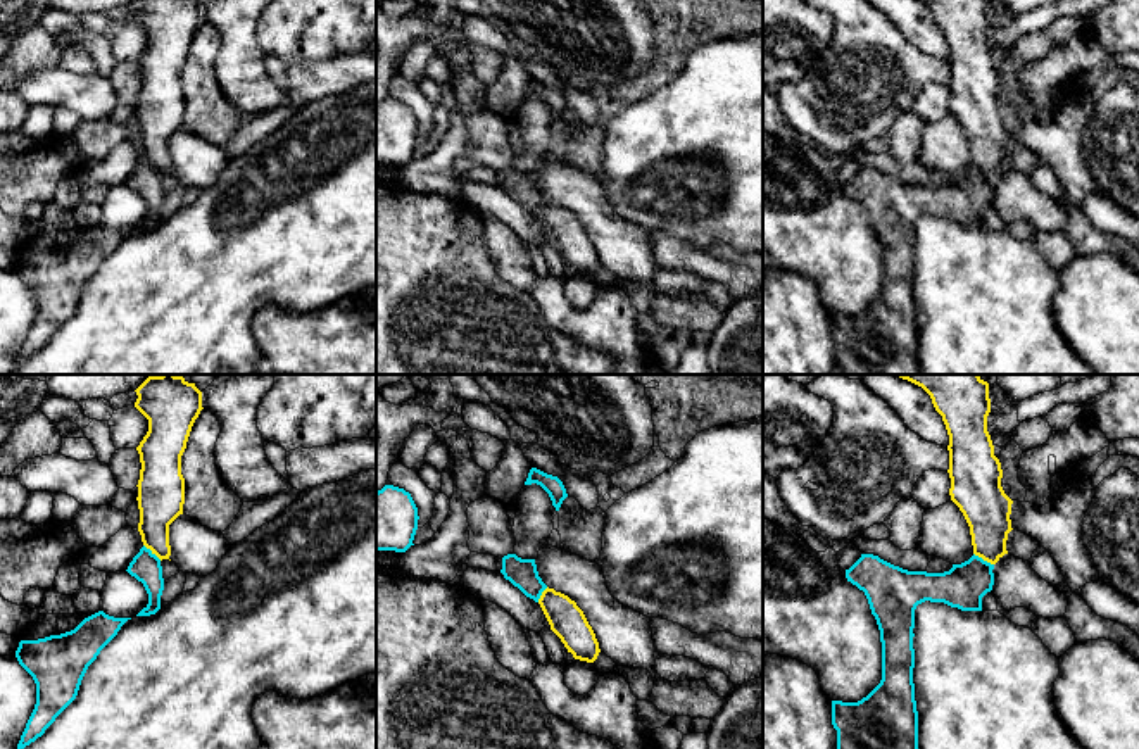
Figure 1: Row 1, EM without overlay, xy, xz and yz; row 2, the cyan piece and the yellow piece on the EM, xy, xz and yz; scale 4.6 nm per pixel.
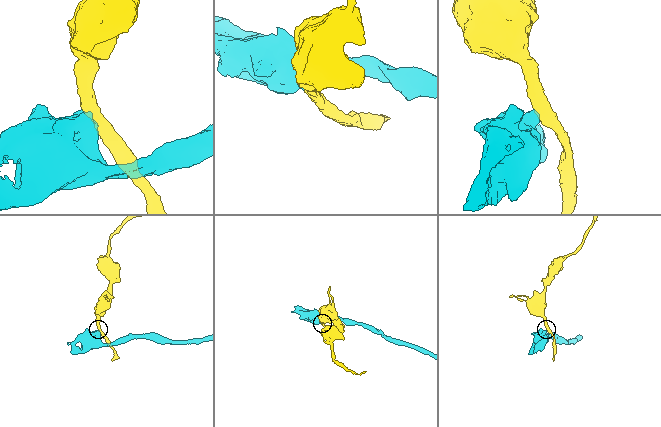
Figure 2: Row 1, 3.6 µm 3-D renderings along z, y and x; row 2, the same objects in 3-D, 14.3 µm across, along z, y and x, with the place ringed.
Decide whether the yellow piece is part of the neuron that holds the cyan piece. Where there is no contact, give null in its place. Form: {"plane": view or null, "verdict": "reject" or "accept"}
{"plane": "yz", "verdict": "reject"}

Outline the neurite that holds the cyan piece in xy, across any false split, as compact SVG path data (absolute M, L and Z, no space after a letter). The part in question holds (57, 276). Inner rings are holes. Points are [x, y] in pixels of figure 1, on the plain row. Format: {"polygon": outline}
{"polygon": "M98 224L71 245L19 255L16 271L36 297L36 318L17 364L41 350L76 312L88 280L128 233L131 231L114 231Z"}

